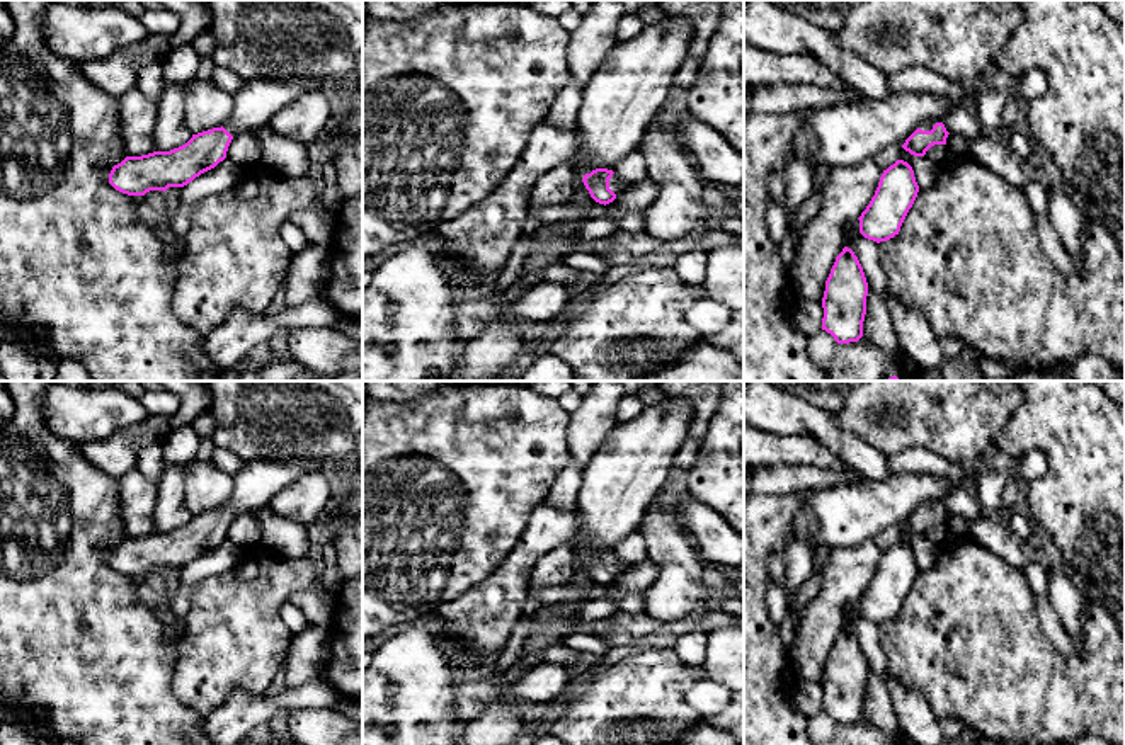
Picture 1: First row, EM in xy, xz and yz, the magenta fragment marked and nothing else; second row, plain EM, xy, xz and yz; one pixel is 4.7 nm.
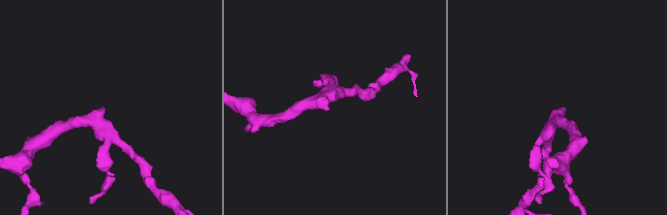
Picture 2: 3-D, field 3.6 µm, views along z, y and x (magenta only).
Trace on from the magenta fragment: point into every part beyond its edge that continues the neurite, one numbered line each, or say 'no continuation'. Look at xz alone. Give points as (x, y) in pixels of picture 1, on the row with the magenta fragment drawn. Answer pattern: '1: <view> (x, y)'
1: xz (616, 186)

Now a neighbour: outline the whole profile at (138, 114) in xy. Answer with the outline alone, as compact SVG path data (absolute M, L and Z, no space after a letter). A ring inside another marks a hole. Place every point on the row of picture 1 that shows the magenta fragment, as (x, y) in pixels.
M131 88L117 99L121 138L128 156L155 151L155 124L158 105L140 88Z

